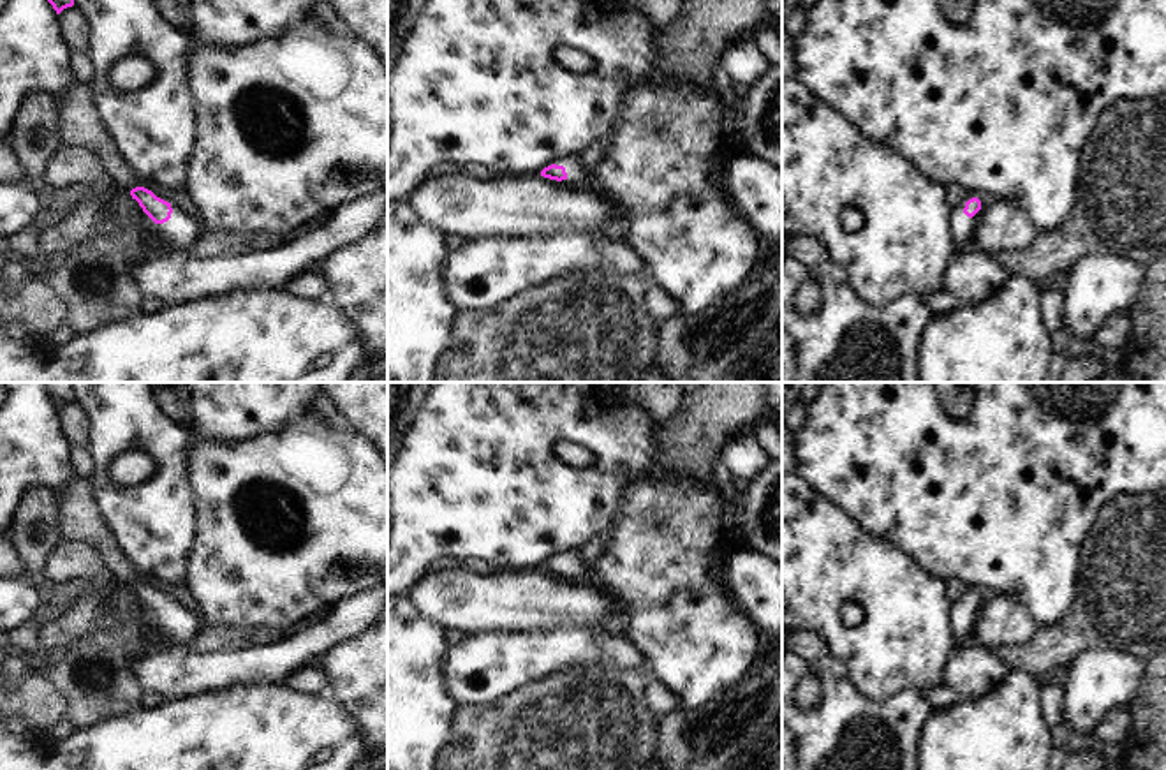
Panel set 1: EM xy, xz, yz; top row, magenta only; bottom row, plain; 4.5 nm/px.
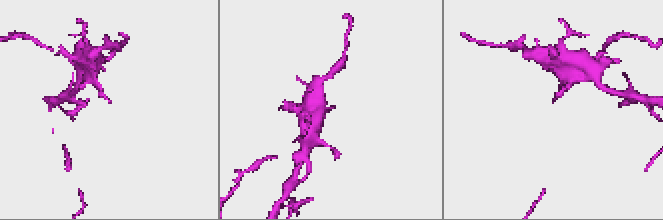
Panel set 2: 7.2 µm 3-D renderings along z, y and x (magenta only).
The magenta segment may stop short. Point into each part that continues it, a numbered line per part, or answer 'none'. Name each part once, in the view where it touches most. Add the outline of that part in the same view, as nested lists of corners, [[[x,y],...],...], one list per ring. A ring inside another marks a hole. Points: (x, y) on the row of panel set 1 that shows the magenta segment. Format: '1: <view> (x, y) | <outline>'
1: xz (575, 173) | [[[576,155],[565,166],[567,180],[572,185],[587,185],[588,174],[578,166]]]

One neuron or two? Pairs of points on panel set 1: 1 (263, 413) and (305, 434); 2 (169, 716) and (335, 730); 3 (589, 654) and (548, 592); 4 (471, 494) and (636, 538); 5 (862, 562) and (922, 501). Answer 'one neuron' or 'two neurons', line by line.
1: two neurons
2: one neuron
3: two neurons
4: two neurons
5: two neurons

